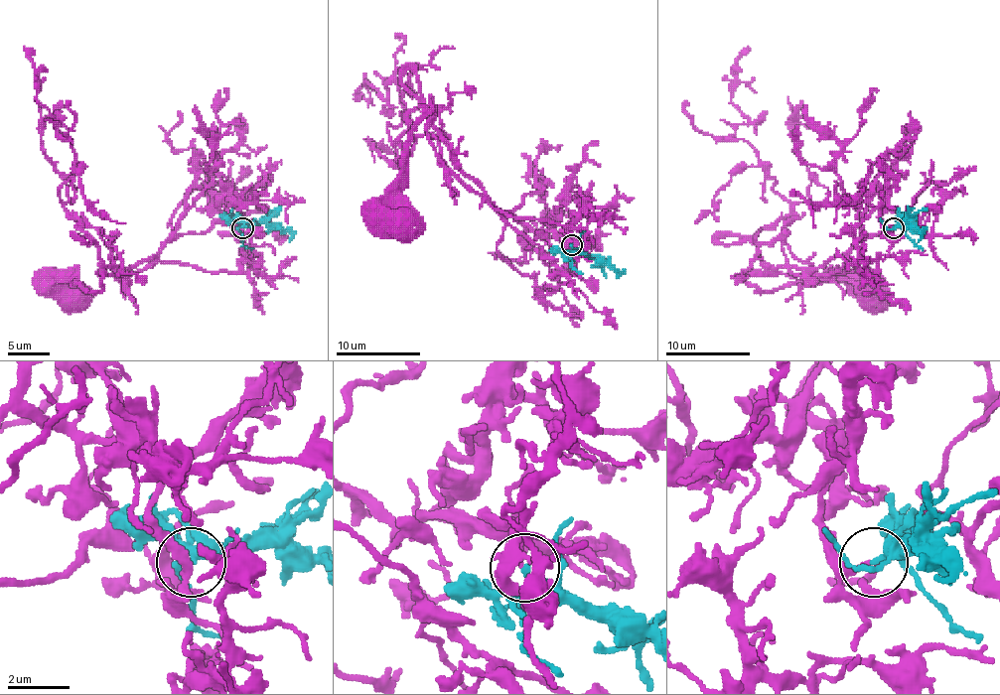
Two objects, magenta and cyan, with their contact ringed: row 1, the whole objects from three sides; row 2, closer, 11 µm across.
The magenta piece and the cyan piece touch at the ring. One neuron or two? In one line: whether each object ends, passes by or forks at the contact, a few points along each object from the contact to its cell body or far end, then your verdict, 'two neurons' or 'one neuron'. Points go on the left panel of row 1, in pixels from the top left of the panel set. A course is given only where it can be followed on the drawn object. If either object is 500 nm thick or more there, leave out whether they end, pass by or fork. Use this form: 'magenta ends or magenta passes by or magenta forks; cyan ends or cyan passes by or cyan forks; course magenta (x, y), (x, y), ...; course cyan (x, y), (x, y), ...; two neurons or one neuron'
magenta ends; cyan passes by; course magenta (240, 227), (236, 235), (251, 252), (236, 271), (148, 256), (106, 267), (97, 293), (49, 282); course cyan (243, 227), (260, 222), (281, 225), (291, 235), (289, 242); one neuron

